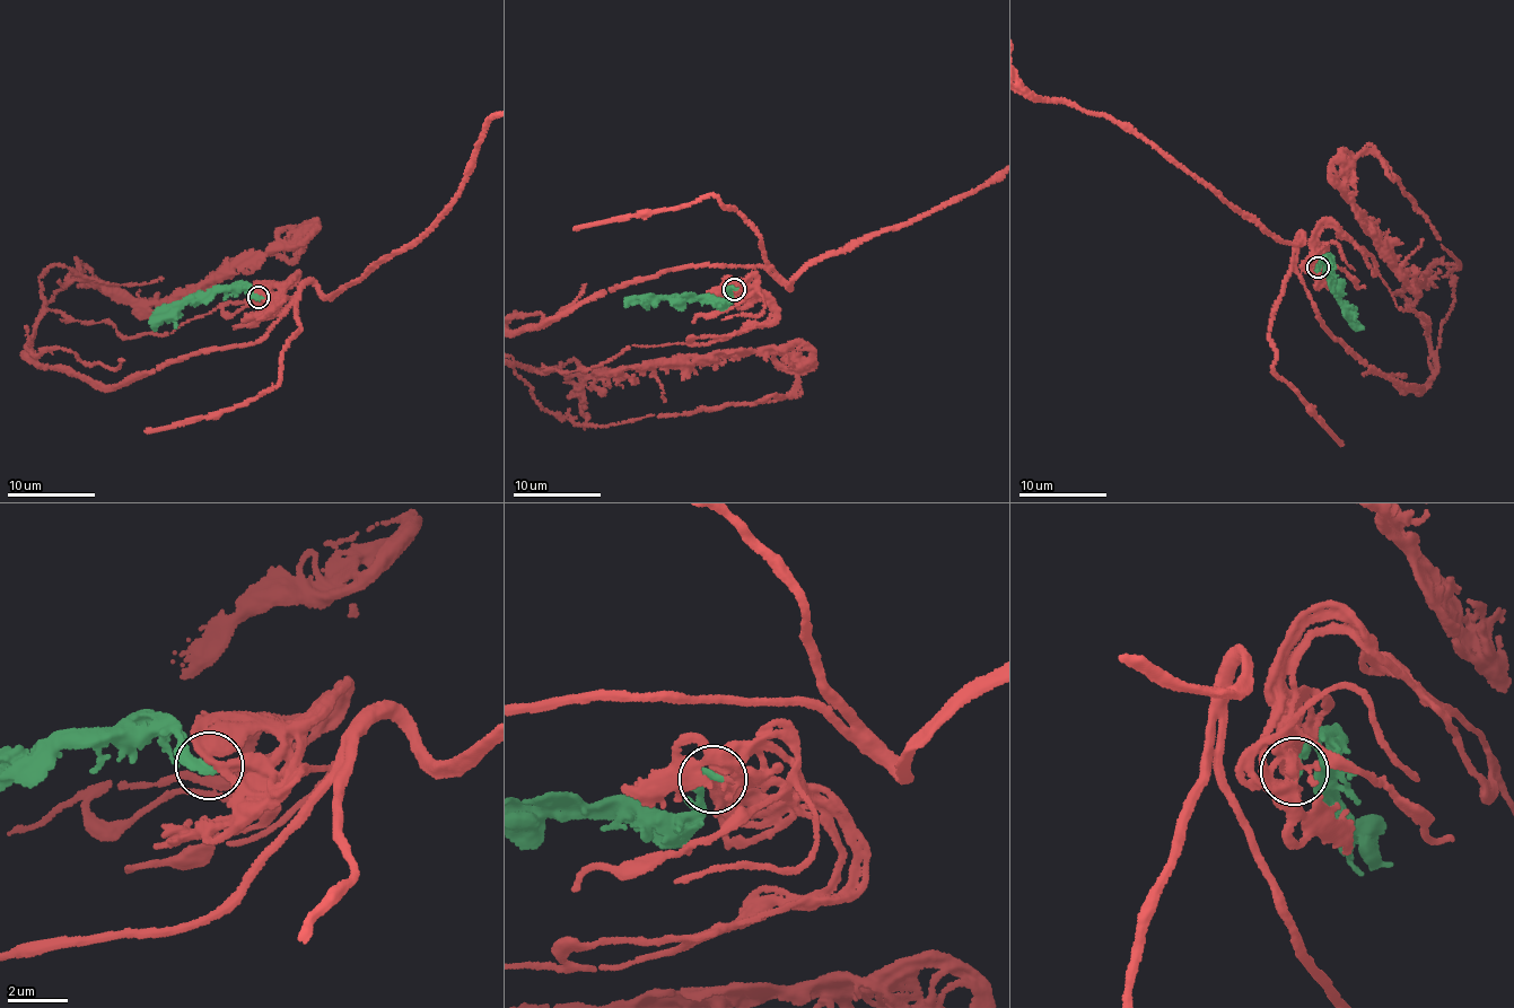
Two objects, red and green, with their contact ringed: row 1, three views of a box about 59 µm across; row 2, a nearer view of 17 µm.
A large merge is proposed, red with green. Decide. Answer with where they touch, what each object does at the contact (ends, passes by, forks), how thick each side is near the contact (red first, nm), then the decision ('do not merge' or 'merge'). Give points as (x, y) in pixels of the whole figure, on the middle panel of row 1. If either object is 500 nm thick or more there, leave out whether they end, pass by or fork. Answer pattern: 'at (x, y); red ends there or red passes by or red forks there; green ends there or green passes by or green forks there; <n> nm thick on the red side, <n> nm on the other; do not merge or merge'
at (734, 289); red passes by; green ends there; 400 nm thick on the red side, 340 nm on the other; merge

